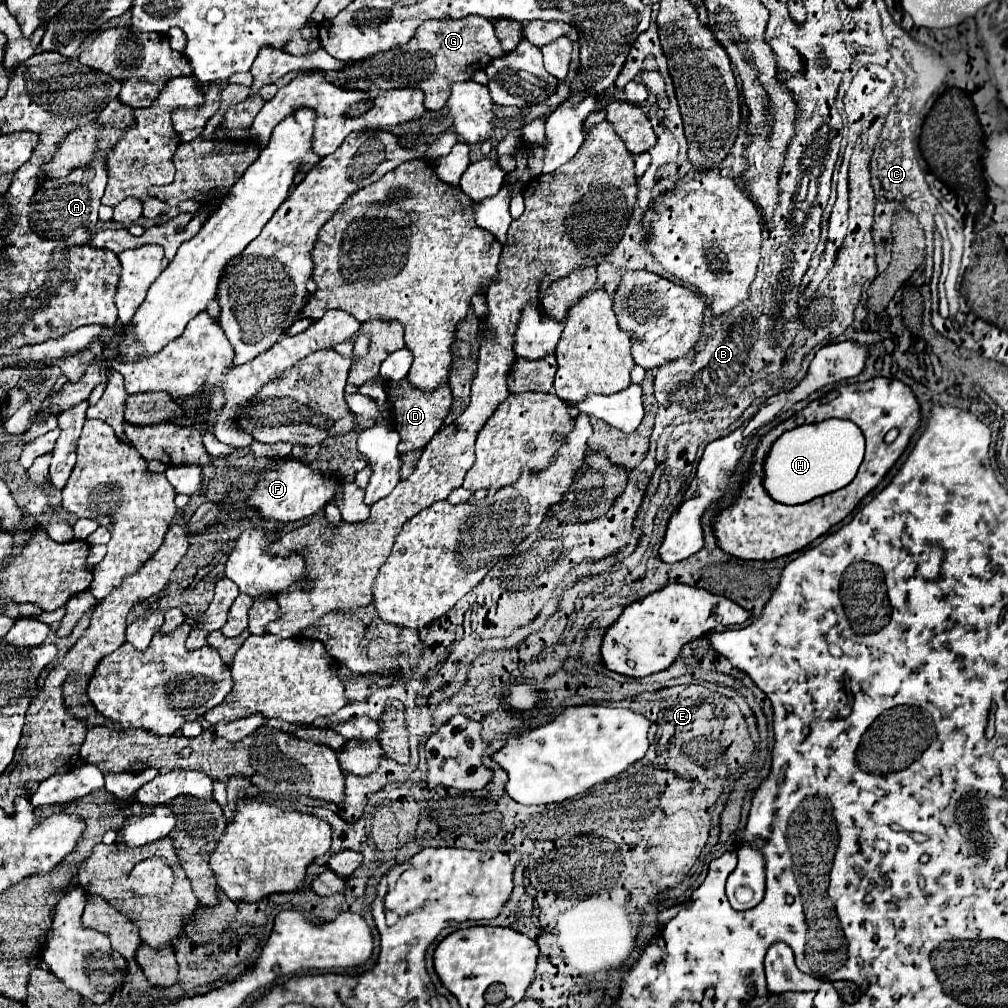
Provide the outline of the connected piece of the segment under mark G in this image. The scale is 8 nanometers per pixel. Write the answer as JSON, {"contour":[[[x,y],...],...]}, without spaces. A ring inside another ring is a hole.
{"contour":[[[470,15],[456,21],[426,21],[422,23],[410,43],[400,45],[390,51],[376,53],[362,61],[348,63],[344,77],[336,83],[344,89],[358,89],[368,93],[366,103],[358,103],[348,111],[350,117],[358,117],[370,109],[370,103],[376,99],[378,91],[414,87],[424,93],[424,107],[428,111],[440,111],[448,97],[450,87],[458,81],[468,81],[474,71],[484,69],[492,59],[502,57],[504,49],[494,35],[494,25],[478,15]]]}

